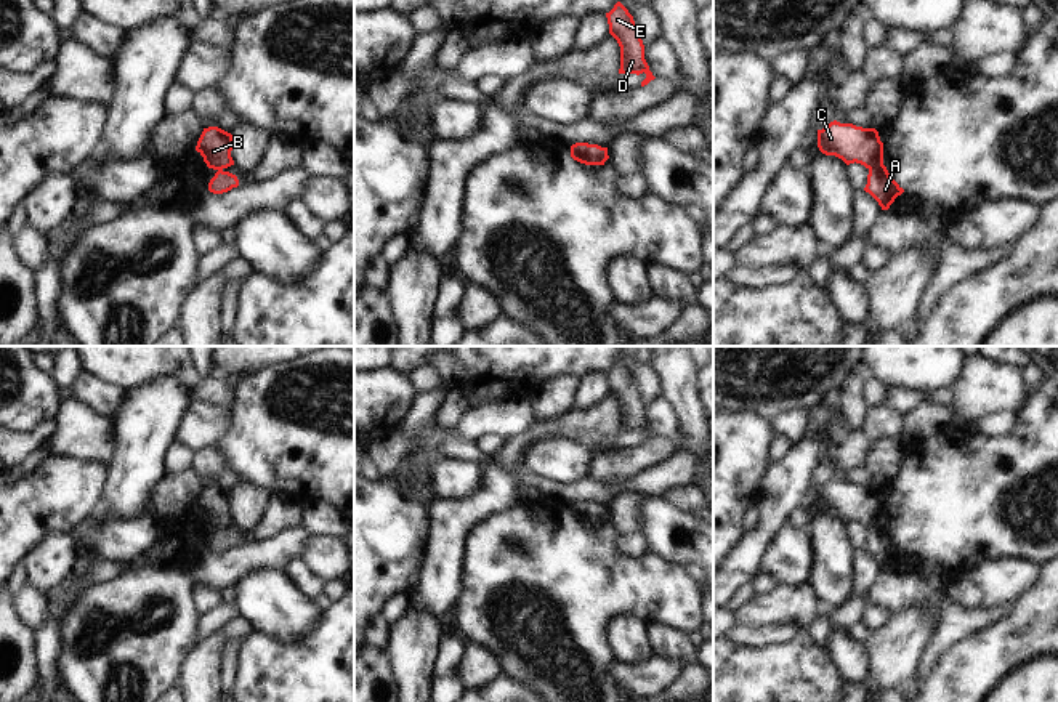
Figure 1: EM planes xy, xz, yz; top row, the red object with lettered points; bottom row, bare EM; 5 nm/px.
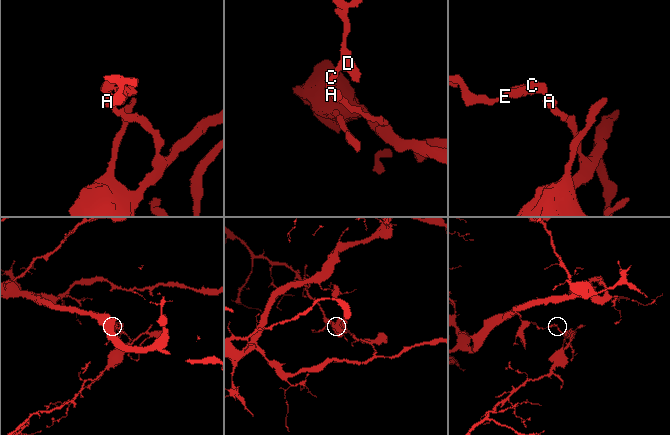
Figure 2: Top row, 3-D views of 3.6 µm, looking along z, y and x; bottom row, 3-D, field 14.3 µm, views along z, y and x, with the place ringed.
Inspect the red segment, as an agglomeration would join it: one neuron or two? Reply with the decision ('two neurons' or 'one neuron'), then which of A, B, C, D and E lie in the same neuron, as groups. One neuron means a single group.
two neurons | A / B C D E

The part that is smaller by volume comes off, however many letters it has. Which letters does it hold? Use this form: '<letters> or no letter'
A

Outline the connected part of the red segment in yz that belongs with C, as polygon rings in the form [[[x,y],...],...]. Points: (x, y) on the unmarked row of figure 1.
[[[830,481],[818,489],[818,506],[826,514],[835,514],[846,524],[861,522],[866,527],[883,524],[883,502],[875,487]]]

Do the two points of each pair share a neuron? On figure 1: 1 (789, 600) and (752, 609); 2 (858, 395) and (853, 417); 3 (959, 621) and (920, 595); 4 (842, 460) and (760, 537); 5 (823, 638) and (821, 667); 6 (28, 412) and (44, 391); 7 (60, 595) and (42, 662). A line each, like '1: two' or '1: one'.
1: one
2: one
3: one
4: two
5: two
6: one
7: one

